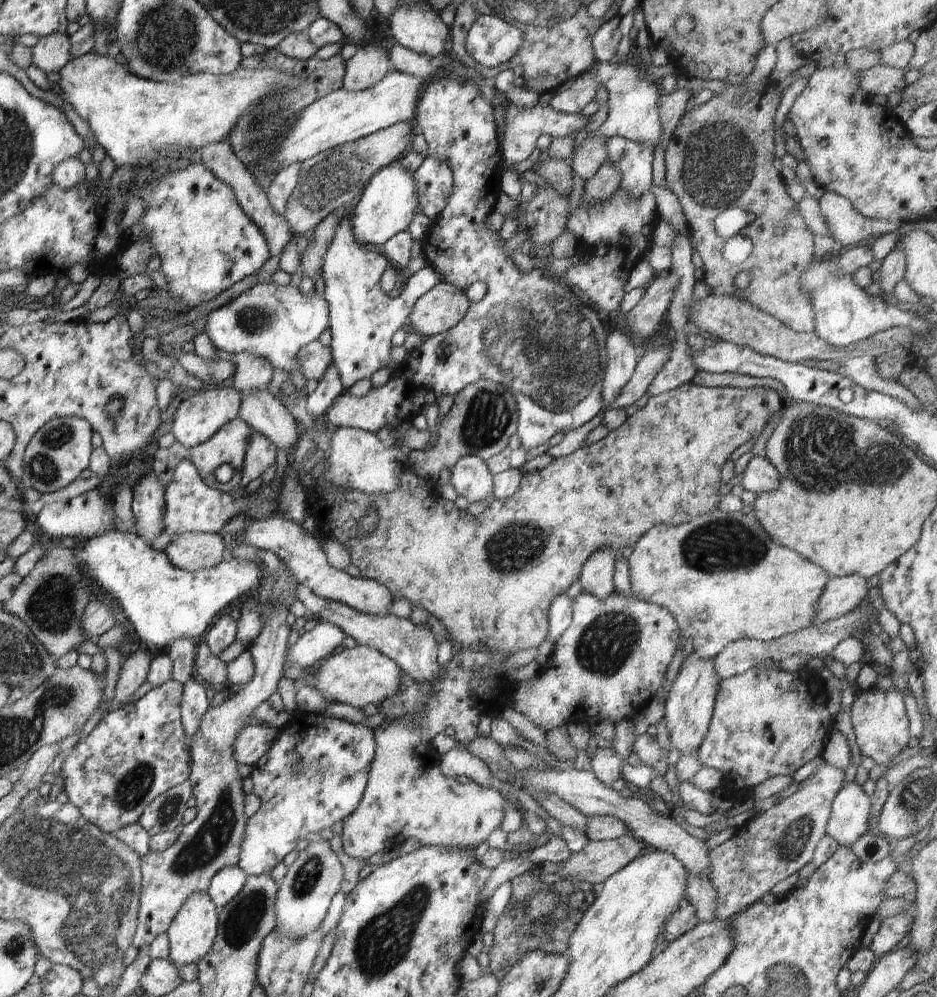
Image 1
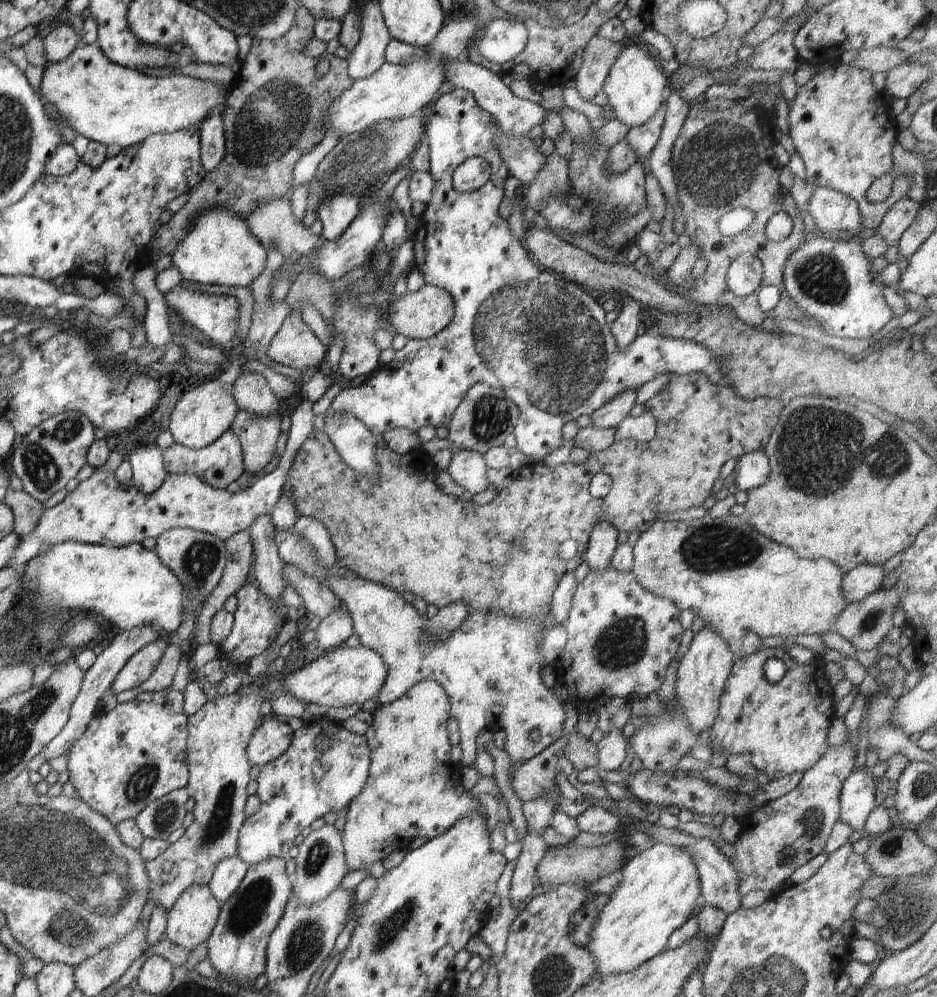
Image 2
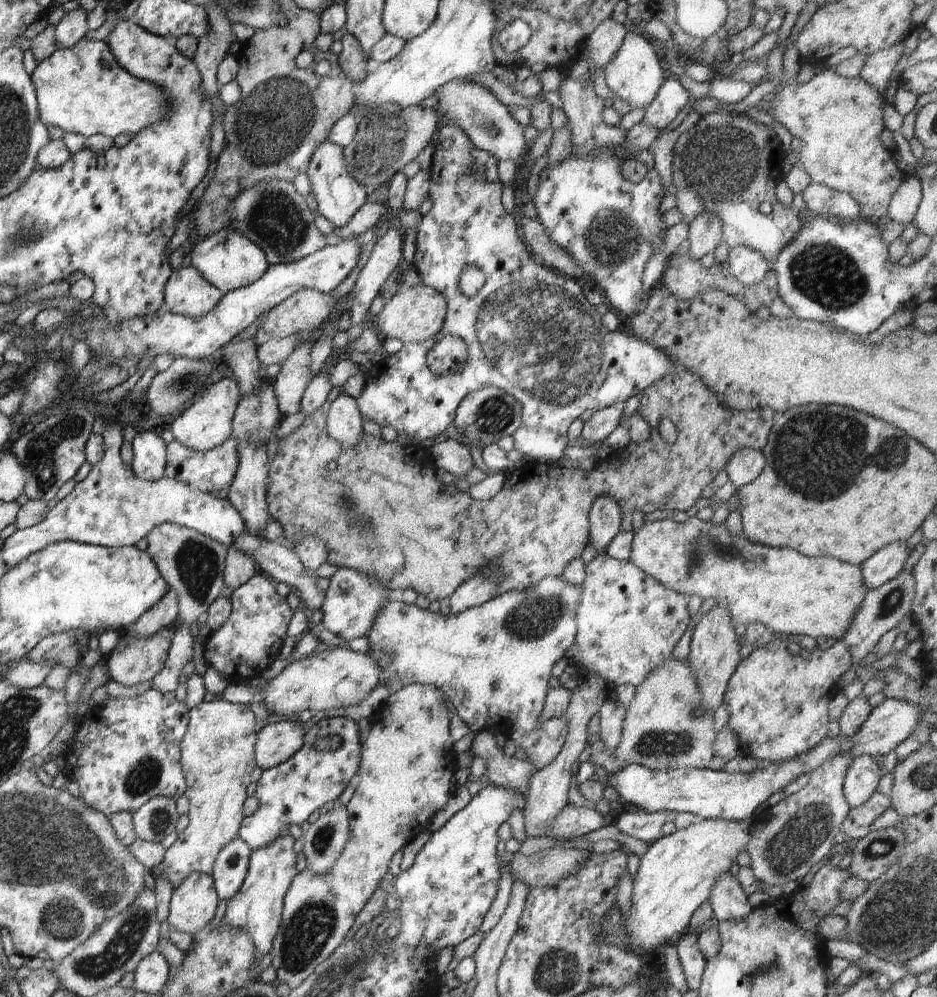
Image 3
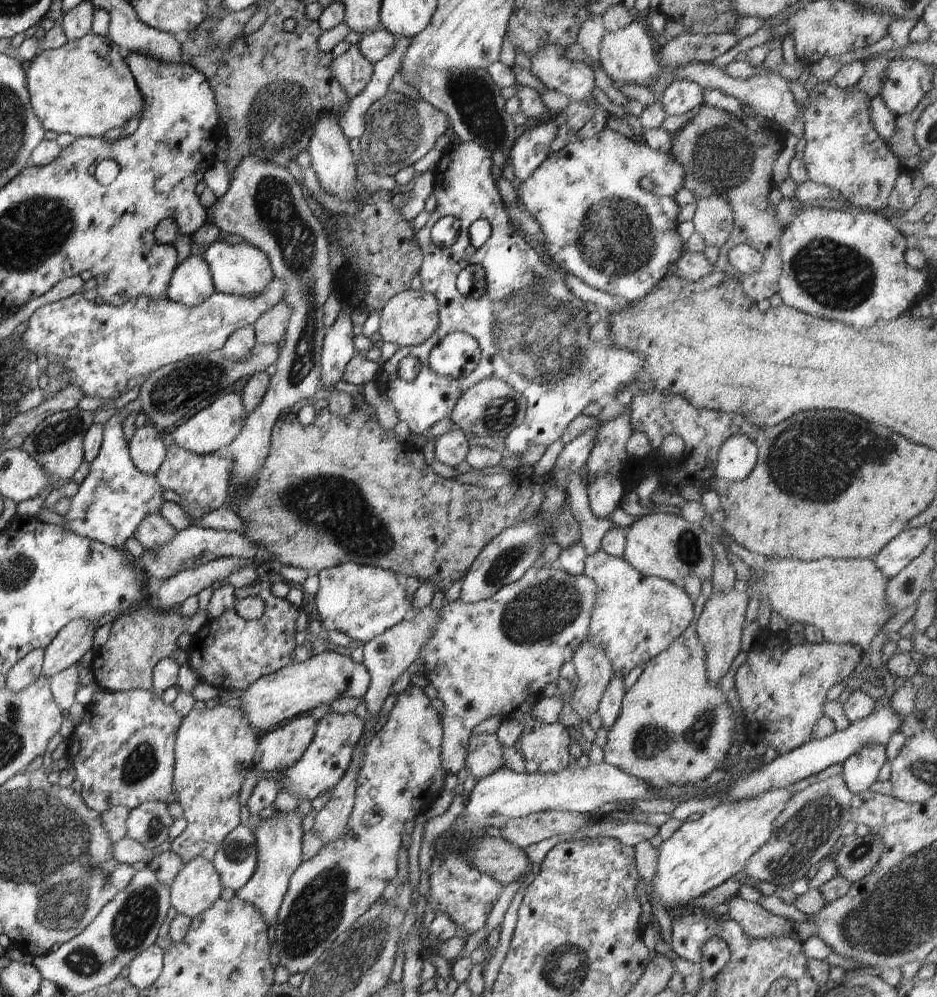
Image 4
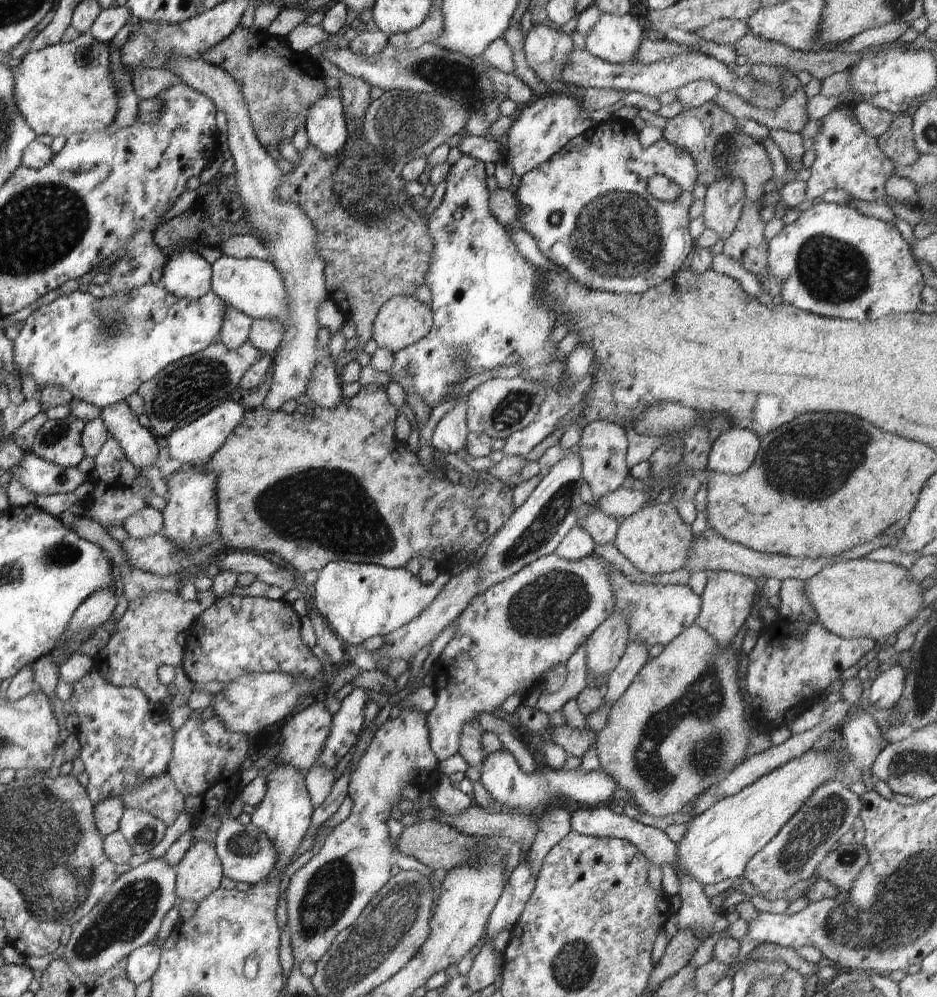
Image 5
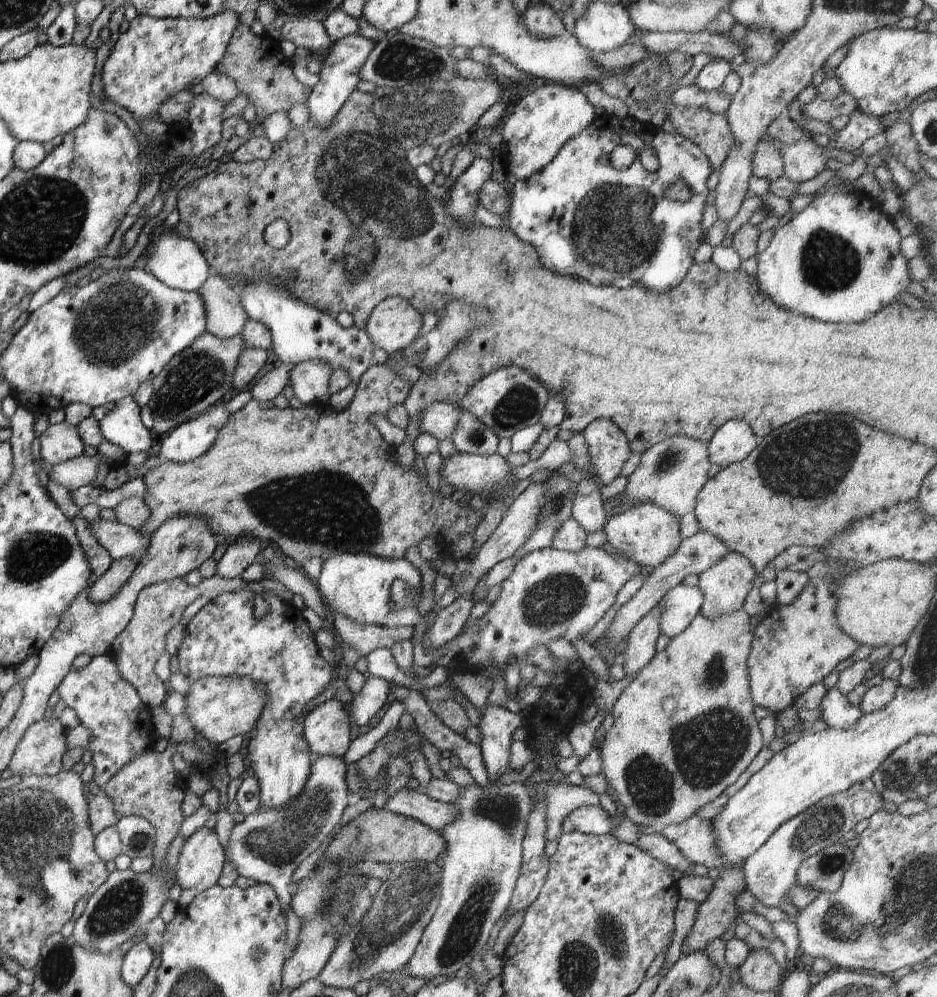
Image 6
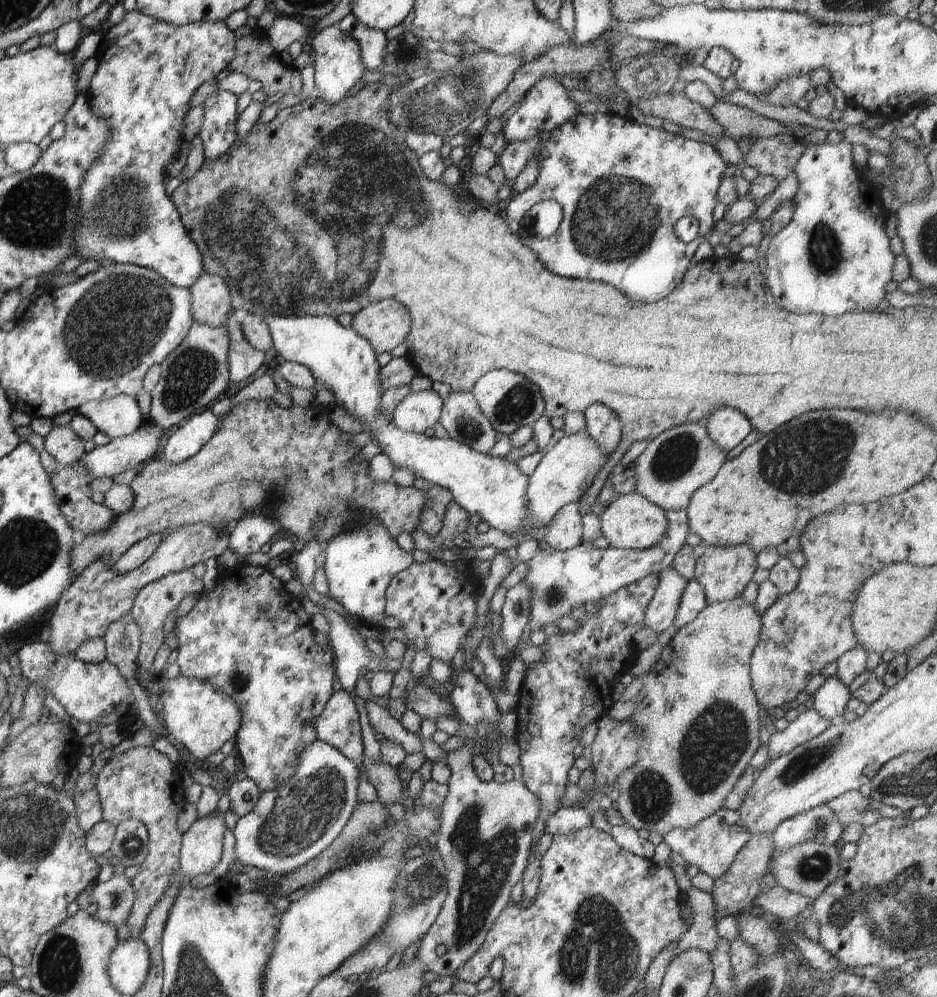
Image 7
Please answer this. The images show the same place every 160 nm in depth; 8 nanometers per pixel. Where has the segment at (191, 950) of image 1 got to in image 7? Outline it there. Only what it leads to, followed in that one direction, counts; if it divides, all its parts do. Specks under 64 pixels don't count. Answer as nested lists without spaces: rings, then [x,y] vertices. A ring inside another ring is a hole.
[[[227,794],[219,798],[217,809],[205,817],[197,817],[182,835],[179,870],[183,876],[202,876],[214,870],[222,856],[222,840],[226,830],[224,815],[230,799]]]

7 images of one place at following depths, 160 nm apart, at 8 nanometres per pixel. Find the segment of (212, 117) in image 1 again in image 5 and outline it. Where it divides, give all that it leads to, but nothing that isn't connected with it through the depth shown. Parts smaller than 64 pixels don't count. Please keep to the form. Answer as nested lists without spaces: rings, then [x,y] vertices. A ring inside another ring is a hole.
[[[90,33],[69,43],[48,45],[23,56],[20,64],[11,71],[13,99],[26,124],[38,136],[48,134],[52,138],[90,134],[112,124],[124,84],[120,84],[109,69],[109,56],[109,44],[98,42]]]

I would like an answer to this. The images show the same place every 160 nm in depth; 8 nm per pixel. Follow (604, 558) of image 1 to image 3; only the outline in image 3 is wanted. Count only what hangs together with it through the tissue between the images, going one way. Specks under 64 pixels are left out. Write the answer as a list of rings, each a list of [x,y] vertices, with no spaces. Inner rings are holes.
[[[609,496],[595,498],[589,512],[589,540],[593,549],[604,553],[610,541],[621,531],[619,502]]]

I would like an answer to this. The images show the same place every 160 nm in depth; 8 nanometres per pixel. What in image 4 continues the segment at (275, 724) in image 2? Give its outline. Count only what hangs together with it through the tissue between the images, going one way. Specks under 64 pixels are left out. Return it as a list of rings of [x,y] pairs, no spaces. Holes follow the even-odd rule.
[[[304,714],[259,735],[253,759],[256,771],[288,770],[298,762],[314,738],[316,722],[310,714]]]

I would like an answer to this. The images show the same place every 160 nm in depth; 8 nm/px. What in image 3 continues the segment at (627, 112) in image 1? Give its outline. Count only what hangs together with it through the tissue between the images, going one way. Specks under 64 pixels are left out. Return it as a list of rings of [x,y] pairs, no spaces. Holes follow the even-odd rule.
[[[632,31],[625,34],[620,48],[604,67],[604,72],[606,84],[615,94],[614,99],[626,100],[633,109],[647,108],[656,98],[668,74],[666,65],[658,59],[650,41]]]

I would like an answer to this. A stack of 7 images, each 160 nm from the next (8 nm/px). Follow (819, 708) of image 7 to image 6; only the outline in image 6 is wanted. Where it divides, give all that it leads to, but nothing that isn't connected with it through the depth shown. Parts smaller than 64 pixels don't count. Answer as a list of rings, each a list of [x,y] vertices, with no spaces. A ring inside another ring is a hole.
[[[836,686],[828,689],[819,705],[822,719],[829,727],[847,729],[863,715],[857,707],[847,701],[847,695],[842,694]]]

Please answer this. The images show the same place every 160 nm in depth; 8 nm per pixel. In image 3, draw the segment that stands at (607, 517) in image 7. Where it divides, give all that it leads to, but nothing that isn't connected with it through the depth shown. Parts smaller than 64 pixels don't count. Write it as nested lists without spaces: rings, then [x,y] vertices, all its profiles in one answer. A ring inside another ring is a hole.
[[[669,517],[667,519],[657,520],[654,522],[645,522],[637,532],[633,533],[631,542],[631,553],[629,561],[636,565],[640,570],[646,574],[653,576],[658,582],[664,586],[675,590],[677,593],[683,594],[688,598],[690,595],[696,595],[701,598],[701,602],[707,598],[716,598],[716,605],[726,605],[728,612],[731,614],[732,624],[736,627],[739,624],[752,624],[753,622],[763,622],[772,632],[780,632],[780,634],[787,634],[794,636],[795,634],[800,638],[802,635],[812,636],[812,638],[826,637],[827,639],[843,639],[847,633],[855,612],[859,609],[862,601],[866,598],[869,588],[864,582],[861,565],[853,565],[838,560],[834,557],[807,557],[803,554],[798,554],[797,550],[788,547],[767,547],[761,544],[750,542],[744,534],[741,536],[731,536],[725,525],[714,526],[711,522],[700,520],[695,517],[684,517],[683,519],[676,519]]]

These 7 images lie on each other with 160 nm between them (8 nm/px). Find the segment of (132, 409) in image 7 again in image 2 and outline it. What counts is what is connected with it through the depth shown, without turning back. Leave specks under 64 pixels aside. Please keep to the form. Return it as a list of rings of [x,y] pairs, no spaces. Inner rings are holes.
[[[156,443],[133,444],[126,460],[131,464],[132,484],[146,496],[158,490],[170,475],[165,469],[162,451]]]

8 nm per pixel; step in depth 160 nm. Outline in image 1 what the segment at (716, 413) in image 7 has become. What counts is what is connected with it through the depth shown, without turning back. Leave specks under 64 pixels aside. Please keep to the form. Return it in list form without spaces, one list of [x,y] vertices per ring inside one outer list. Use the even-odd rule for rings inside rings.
[[[764,455],[752,457],[743,475],[742,486],[756,494],[767,493],[779,487],[778,471]]]

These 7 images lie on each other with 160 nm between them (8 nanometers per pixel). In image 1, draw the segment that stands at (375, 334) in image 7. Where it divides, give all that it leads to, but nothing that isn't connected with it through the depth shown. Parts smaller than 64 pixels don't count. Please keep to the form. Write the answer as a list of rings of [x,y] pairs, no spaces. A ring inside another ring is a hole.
[[[438,281],[414,303],[408,320],[422,338],[433,337],[456,326],[470,303],[463,290]]]

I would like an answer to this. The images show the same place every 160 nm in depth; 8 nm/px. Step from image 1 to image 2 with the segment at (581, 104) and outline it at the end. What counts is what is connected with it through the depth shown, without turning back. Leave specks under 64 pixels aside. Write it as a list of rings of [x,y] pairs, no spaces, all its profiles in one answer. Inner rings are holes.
[[[594,35],[586,45],[583,63],[576,74],[576,90],[584,102],[602,90],[605,78],[616,62],[623,45],[609,38]]]

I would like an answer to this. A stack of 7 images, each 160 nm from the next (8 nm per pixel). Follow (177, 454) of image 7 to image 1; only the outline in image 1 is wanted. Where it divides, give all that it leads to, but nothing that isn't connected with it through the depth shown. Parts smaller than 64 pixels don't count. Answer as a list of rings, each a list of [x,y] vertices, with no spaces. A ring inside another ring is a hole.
[[[213,387],[212,390],[202,388],[178,406],[172,434],[176,437],[177,442],[187,448],[203,444],[228,422],[239,417],[240,404],[242,404],[240,400],[242,400],[242,396],[240,396],[239,391],[232,387]]]

